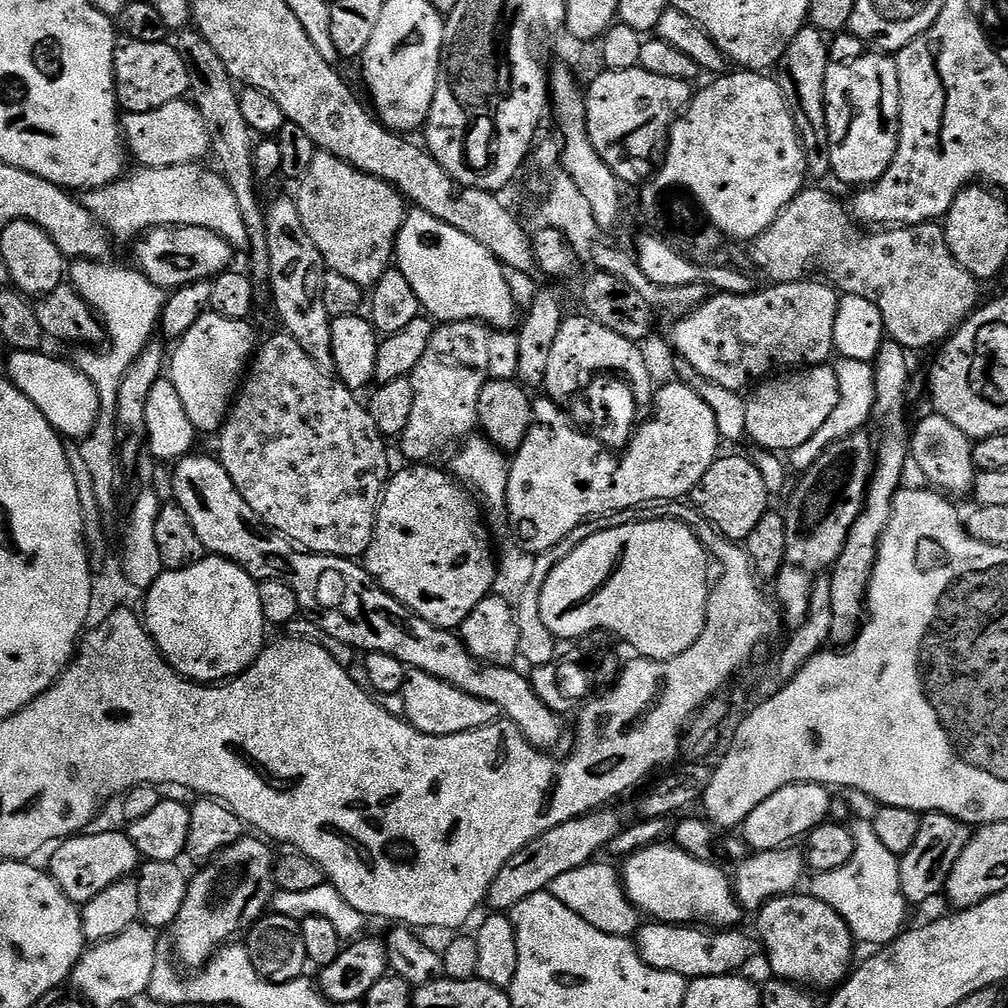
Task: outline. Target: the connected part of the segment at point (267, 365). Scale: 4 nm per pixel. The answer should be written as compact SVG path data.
M287 334L272 336L264 345L259 345L254 359L250 364L250 371L239 389L238 395L228 413L223 428L218 433L220 439L220 452L218 459L224 465L226 474L234 482L238 494L246 498L246 506L258 514L263 524L288 537L293 544L299 546L305 552L316 552L319 556L341 556L347 560L356 560L363 557L364 551L370 546L372 535L376 529L376 512L380 509L380 498L384 494L384 485L387 484L390 475L388 468L388 448L385 437L380 435L378 426L374 426L374 418L370 418L367 407L359 400L357 393L348 388L331 371L322 369L310 358L302 346L294 337Z

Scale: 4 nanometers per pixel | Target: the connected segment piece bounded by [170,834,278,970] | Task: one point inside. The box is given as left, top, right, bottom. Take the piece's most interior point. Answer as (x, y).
(232, 892)

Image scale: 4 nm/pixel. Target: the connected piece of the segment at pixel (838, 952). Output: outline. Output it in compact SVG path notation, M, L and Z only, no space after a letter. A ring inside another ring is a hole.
M811 894L800 895L776 896L762 904L759 912L755 913L754 920L760 931L762 952L768 955L771 975L775 979L791 980L808 990L835 990L853 971L852 959L856 956L856 948L858 949L857 941L850 926L842 922L842 914L838 914L838 910L830 910L826 902Z

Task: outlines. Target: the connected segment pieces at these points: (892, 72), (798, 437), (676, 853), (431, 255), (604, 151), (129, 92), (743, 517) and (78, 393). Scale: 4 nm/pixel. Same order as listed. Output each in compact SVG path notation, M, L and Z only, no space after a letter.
M840 34L831 41L830 55L828 58L828 69L826 70L826 86L824 87L824 101L826 102L826 126L828 127L828 137L830 138L830 166L831 175L837 176L844 184L860 184L856 186L867 186L874 184L886 174L886 170L892 162L900 145L900 87L898 86L898 70L895 59L891 55L879 50L873 50L863 40L851 34Z
M831 363L816 364L812 368L788 370L775 378L757 383L751 395L747 397L746 404L747 439L753 440L757 444L755 446L757 449L767 450L773 454L780 454L780 452L787 454L793 452L798 446L802 446L802 442L814 438L814 433L825 424L826 418L830 418L834 406L838 406L838 374Z
M668 842L652 844L623 861L622 881L633 907L661 924L686 924L732 930L746 916L736 901L733 881L719 864L707 864Z
M412 210L405 215L404 225L396 235L394 264L404 275L406 282L410 282L414 294L418 294L421 309L433 321L440 324L456 324L459 320L475 320L496 330L508 330L517 323L516 296L508 285L509 273L498 257L490 254L490 250L486 250L482 242L470 238L470 234L462 234L462 230L454 230L454 226L430 214Z
M641 67L613 72L600 70L592 85L587 85L584 101L590 140L621 185L640 184L657 171L672 125L683 116L693 95L689 81L662 78Z
M125 39L116 45L114 58L116 102L124 112L158 110L166 102L185 99L189 95L188 71L182 54L171 43L138 42Z
M721 455L712 463L710 470L702 474L698 486L692 488L690 500L696 511L701 512L720 535L733 542L744 542L747 541L750 530L758 526L762 514L770 511L768 490L770 484L764 480L752 458Z
M9 351L8 369L6 375L13 386L22 390L26 398L30 398L44 417L63 437L70 440L80 440L92 432L93 426L100 415L100 399L97 388L84 372L71 361L64 361L46 355L46 352Z

